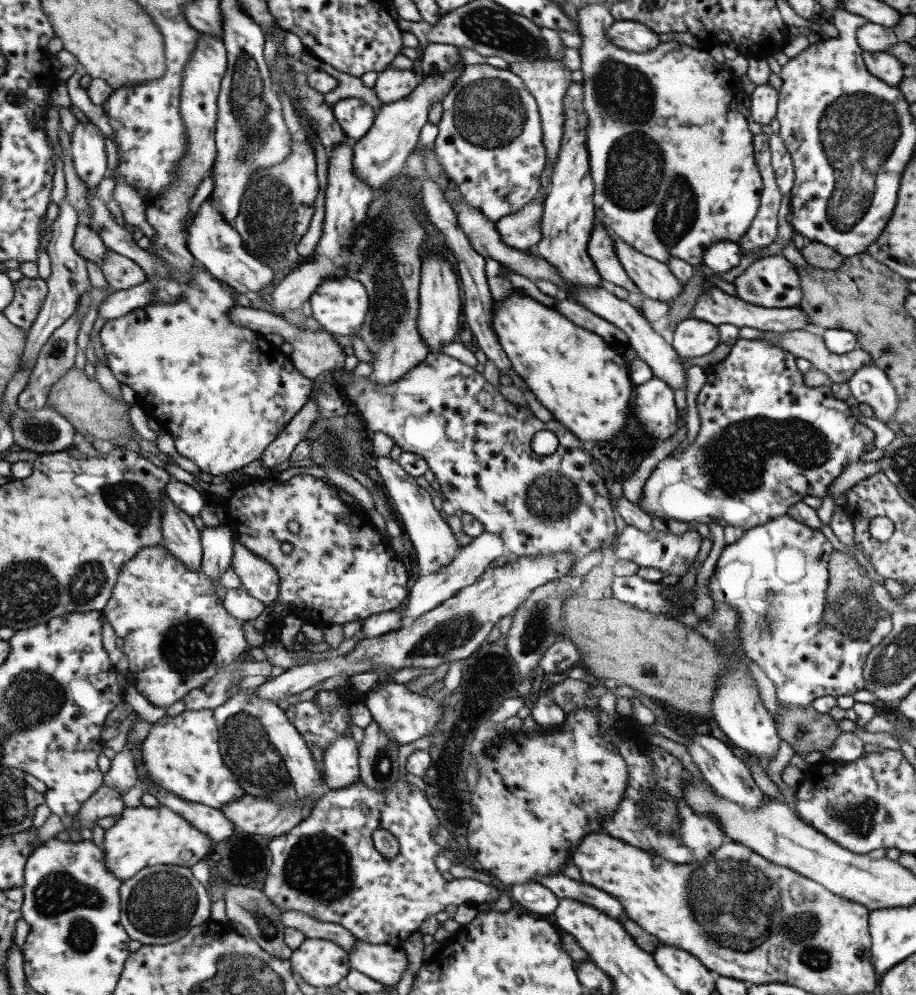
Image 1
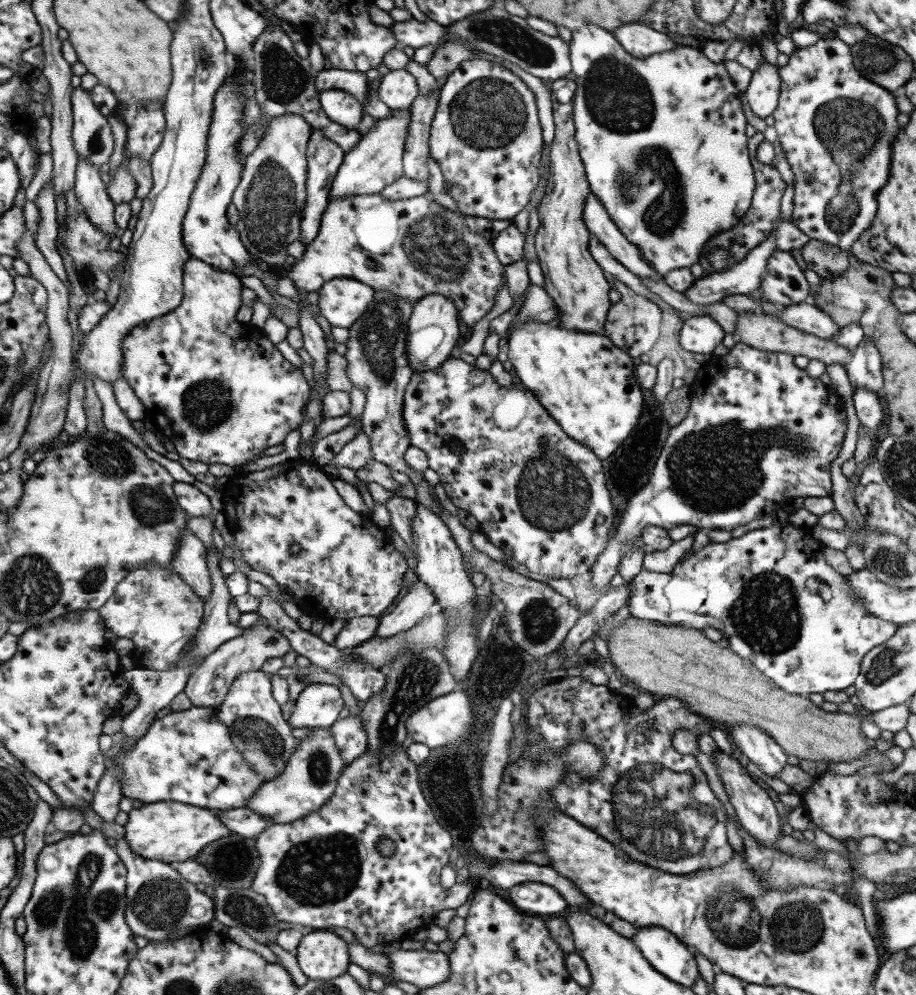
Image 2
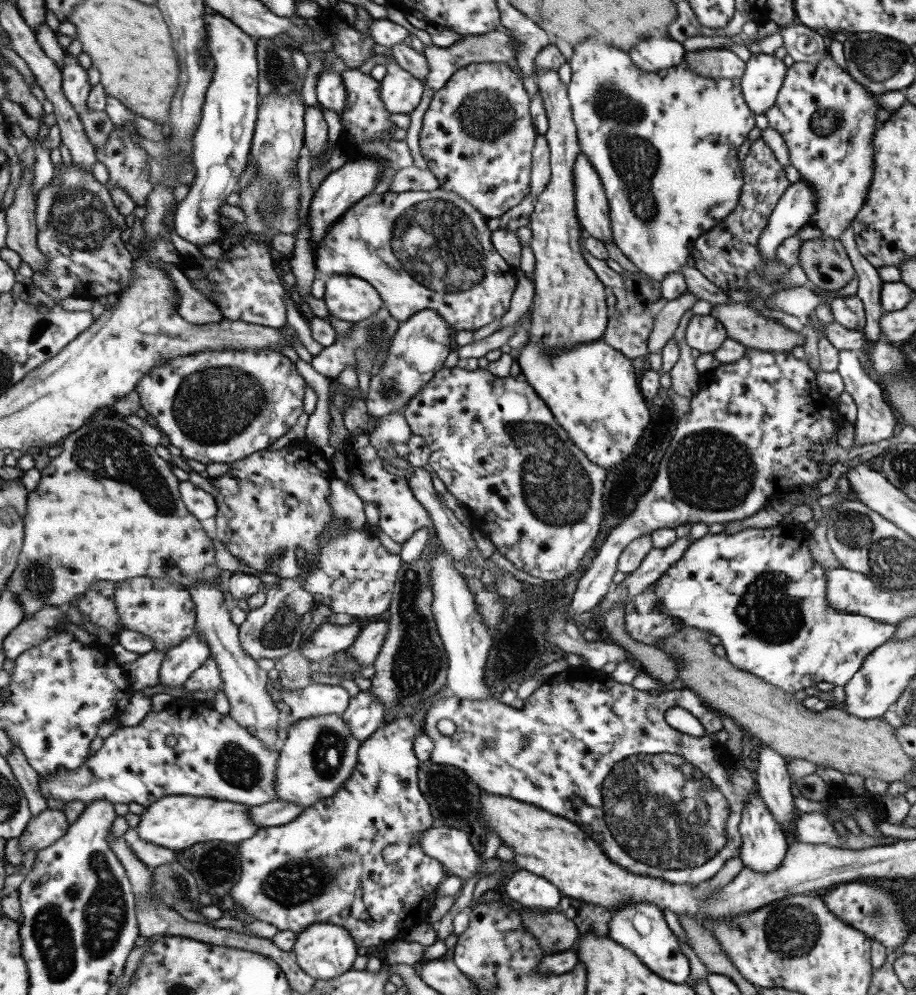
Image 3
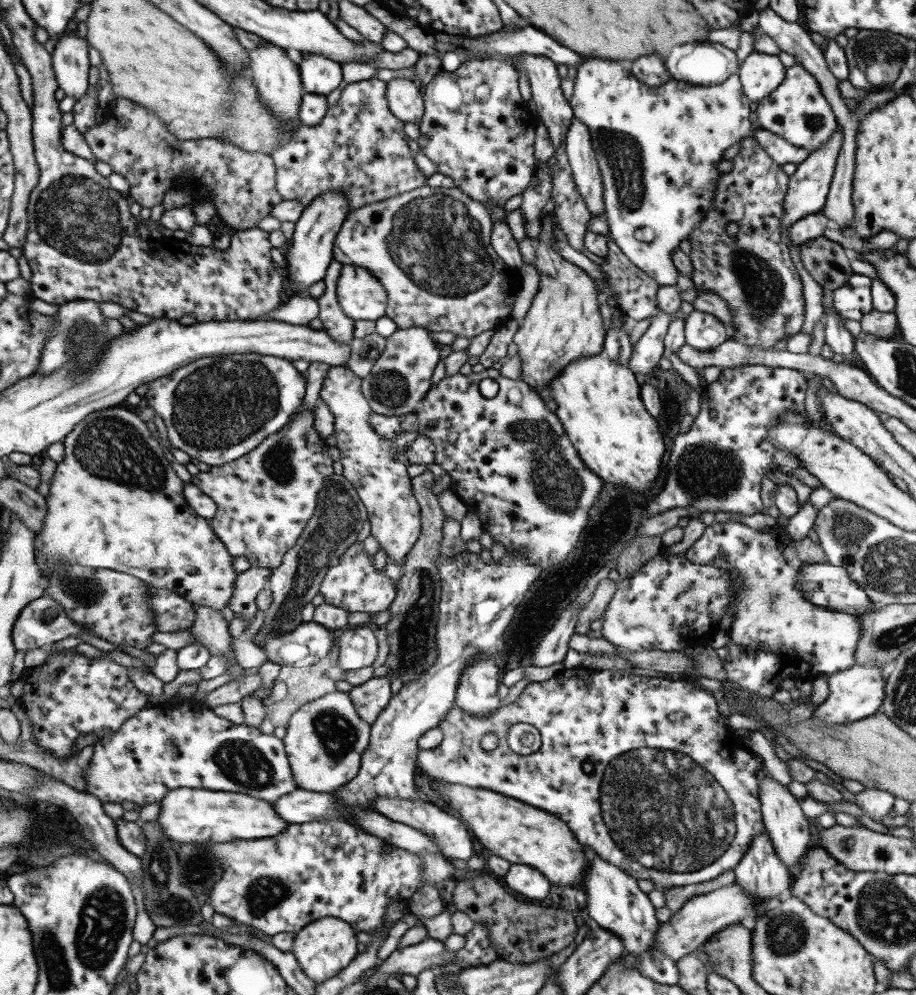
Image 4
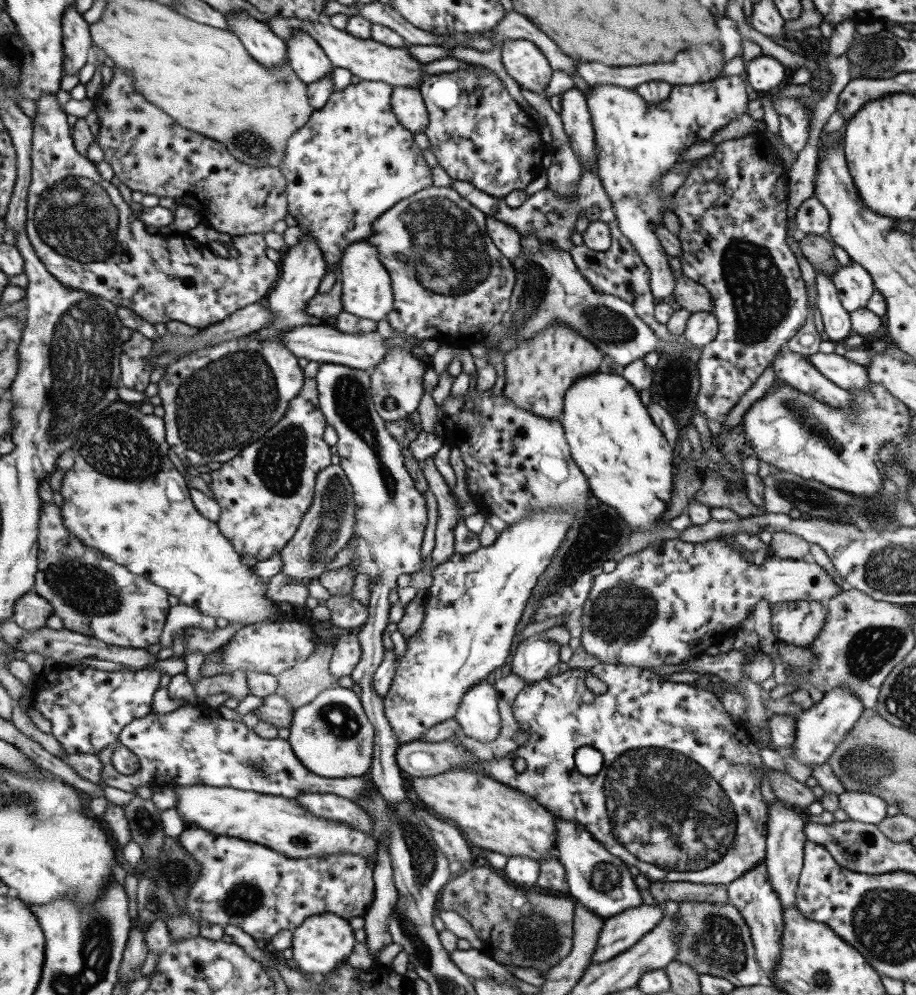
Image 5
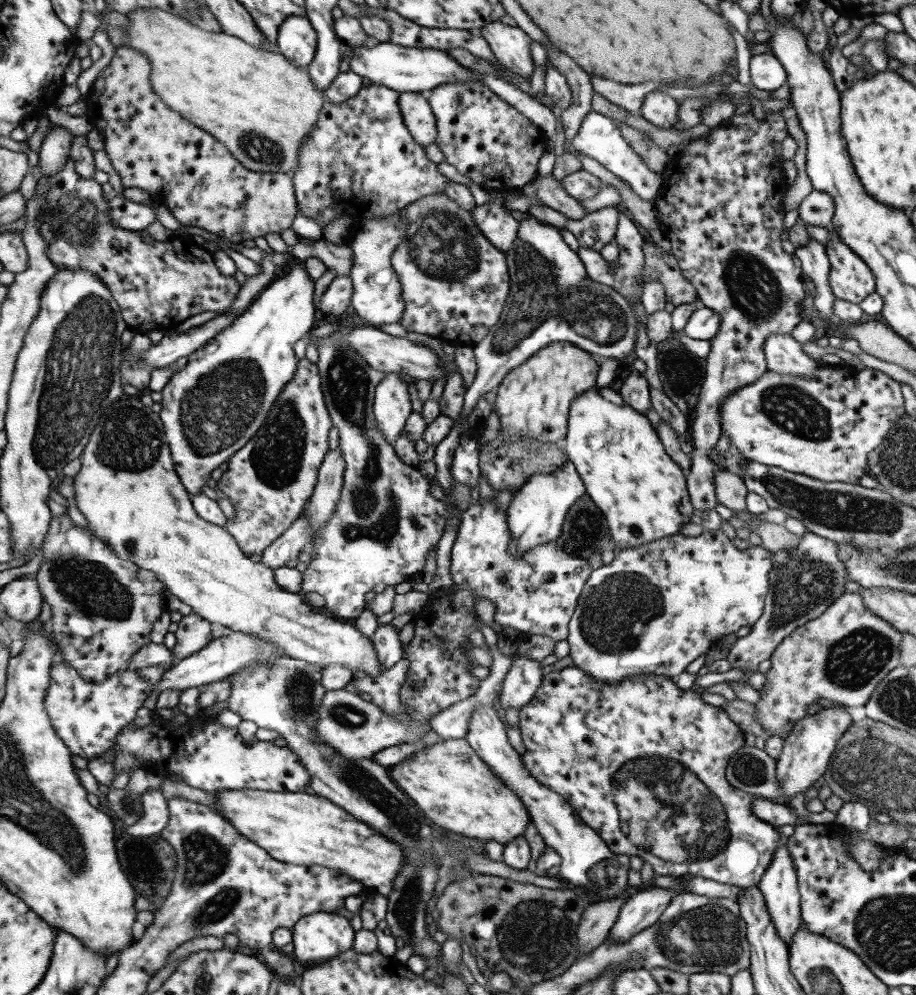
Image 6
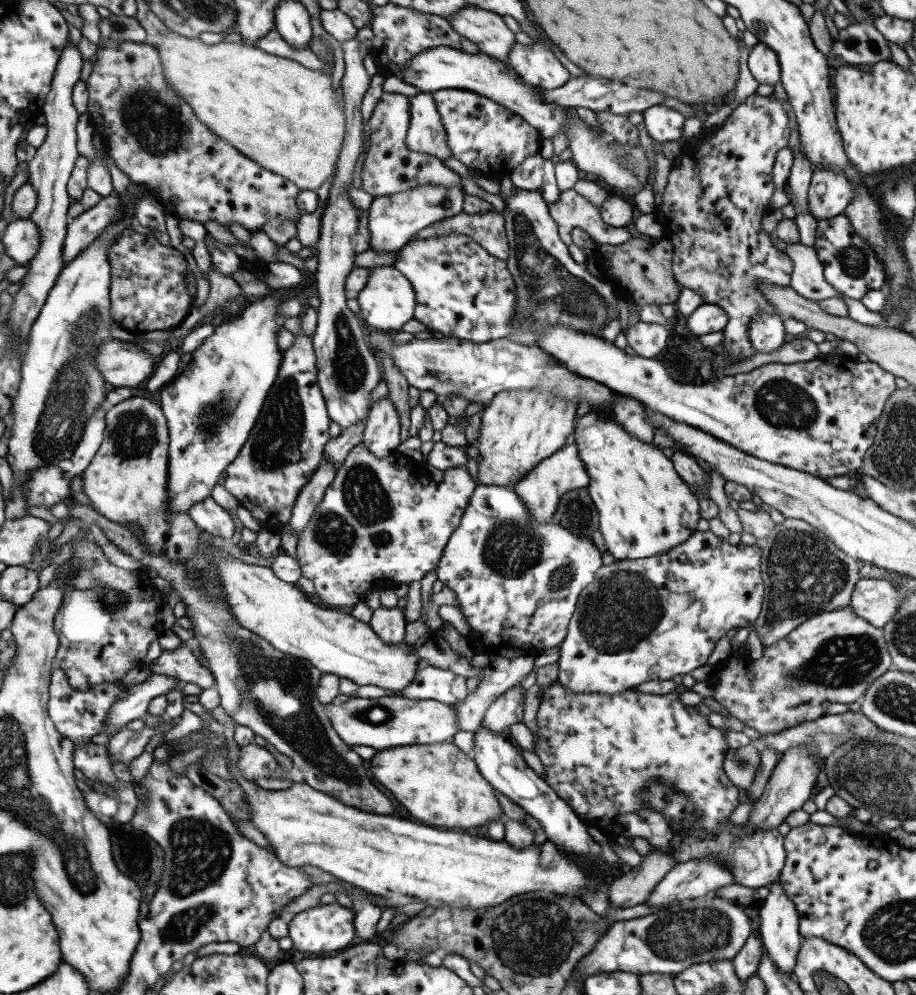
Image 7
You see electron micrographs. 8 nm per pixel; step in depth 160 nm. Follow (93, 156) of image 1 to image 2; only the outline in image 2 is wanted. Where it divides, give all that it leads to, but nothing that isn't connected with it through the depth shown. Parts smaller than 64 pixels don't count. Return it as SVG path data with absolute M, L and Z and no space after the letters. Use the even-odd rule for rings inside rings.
M73 87L70 94L72 112L71 138L73 148L97 170L109 160L113 150L112 130L104 117L91 102L88 91Z

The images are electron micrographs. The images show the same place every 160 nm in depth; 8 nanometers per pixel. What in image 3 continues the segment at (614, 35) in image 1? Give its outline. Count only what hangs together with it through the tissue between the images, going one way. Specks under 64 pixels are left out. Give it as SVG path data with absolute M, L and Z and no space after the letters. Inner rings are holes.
M643 38L629 50L629 58L639 70L653 72L679 64L685 51L676 40Z

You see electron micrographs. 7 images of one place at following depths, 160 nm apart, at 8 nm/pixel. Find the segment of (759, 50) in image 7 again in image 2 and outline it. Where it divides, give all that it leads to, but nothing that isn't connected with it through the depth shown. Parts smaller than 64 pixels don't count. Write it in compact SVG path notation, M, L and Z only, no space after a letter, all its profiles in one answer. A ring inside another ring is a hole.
M763 60L752 73L753 76L743 94L751 112L763 119L772 115L778 103L780 93L778 66Z

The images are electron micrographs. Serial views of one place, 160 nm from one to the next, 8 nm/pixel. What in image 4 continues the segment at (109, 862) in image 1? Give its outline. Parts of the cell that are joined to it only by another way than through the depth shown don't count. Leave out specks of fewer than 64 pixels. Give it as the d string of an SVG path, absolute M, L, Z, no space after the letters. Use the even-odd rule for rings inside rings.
M175 788L167 792L159 803L156 819L161 834L171 842L181 844L272 839L288 826L285 820L273 812L272 803L237 792L213 792L201 788Z

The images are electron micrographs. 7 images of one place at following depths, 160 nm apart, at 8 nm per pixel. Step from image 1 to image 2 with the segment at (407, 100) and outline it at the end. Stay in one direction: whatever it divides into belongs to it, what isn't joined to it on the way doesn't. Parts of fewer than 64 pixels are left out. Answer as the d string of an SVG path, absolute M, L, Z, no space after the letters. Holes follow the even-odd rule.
M408 108L391 109L391 117L376 120L375 126L361 132L357 144L344 153L341 166L331 181L329 198L345 198L351 195L377 194L388 184L395 182L402 175L402 152L406 126L408 125Z

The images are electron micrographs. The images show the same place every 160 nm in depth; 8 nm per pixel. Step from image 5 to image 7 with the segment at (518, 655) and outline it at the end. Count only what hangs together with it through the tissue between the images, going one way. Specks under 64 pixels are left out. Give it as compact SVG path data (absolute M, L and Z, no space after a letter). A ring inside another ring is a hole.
M520 684L507 689L485 710L480 726L491 732L507 731L511 724L521 722L523 714L523 695Z

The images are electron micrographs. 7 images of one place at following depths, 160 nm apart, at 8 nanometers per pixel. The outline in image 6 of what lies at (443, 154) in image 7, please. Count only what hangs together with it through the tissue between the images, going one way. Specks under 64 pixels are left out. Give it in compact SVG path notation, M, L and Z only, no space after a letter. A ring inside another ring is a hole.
M402 92L397 104L403 119L403 124L411 138L419 146L427 146L436 137L435 117L427 102L426 95L416 92Z

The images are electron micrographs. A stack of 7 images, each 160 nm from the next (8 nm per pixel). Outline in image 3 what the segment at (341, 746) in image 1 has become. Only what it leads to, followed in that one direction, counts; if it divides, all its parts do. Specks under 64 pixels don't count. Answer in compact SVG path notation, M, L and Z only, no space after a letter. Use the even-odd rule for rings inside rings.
M367 689L348 697L347 706L340 717L350 734L361 744L382 725L383 715L384 704Z

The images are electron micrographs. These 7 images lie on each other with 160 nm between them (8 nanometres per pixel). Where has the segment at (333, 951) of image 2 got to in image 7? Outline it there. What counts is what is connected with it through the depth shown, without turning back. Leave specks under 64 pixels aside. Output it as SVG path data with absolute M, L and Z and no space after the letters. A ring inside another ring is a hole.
M339 904L317 905L299 914L287 917L288 936L292 947L299 952L333 952L345 949L356 937L353 924L354 914Z

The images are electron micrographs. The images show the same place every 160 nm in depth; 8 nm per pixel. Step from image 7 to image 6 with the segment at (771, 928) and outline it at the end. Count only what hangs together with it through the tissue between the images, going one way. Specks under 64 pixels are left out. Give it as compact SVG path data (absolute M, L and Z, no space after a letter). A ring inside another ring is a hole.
M783 837L756 887L763 895L763 901L765 901L765 907L767 907L771 922L774 924L775 932L778 933L779 938L785 944L789 945L794 932L802 926L803 922L800 920L800 897L796 883L797 877L786 846L787 840Z

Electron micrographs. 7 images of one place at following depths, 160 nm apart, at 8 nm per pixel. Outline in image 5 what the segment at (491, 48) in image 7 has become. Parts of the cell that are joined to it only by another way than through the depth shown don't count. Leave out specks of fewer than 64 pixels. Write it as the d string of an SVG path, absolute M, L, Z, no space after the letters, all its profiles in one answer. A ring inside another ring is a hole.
M505 39L500 44L503 68L519 88L542 96L551 78L551 67L543 53L528 40Z

